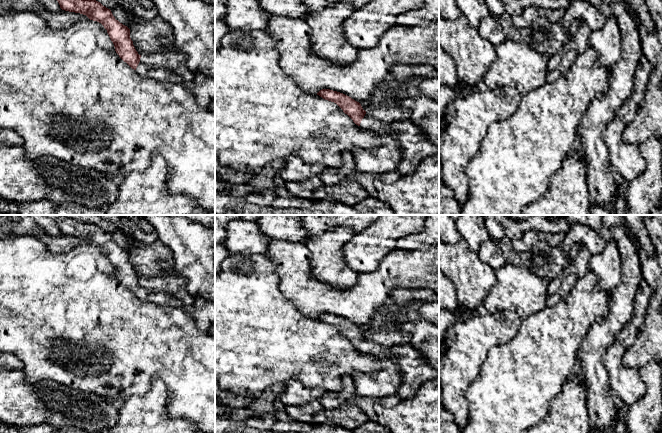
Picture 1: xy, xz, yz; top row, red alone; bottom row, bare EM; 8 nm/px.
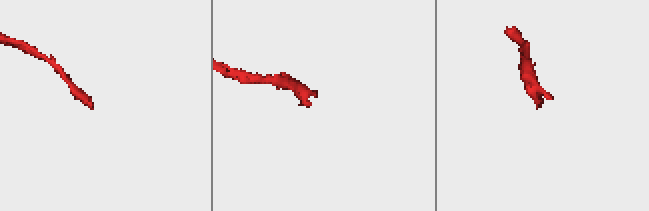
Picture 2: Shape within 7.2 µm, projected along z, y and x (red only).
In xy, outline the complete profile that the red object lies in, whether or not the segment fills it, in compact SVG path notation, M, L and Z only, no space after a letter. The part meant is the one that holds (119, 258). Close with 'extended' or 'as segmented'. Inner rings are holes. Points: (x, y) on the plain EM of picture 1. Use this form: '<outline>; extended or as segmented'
M45 215L56 222L60 232L65 235L86 239L90 244L101 247L114 268L119 281L143 302L158 306L182 307L196 319L197 327L207 331L215 324L215 302L202 296L195 296L190 306L185 306L179 299L169 293L149 291L140 285L141 279L136 275L130 262L130 253L115 243L110 233L91 222L82 222L63 215Z; extended

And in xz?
M322 313L317 319L325 324L336 327L353 346L365 354L372 354L381 359L392 359L393 354L390 348L382 347L373 341L370 336L366 336L361 328L351 321L330 313Z; extended

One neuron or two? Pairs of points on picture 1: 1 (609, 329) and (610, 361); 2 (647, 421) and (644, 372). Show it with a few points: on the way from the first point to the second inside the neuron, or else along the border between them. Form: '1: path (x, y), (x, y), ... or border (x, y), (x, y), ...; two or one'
1: border (624, 325), (605, 352), (604, 367); two
2: path (650, 409), (651, 384); one

